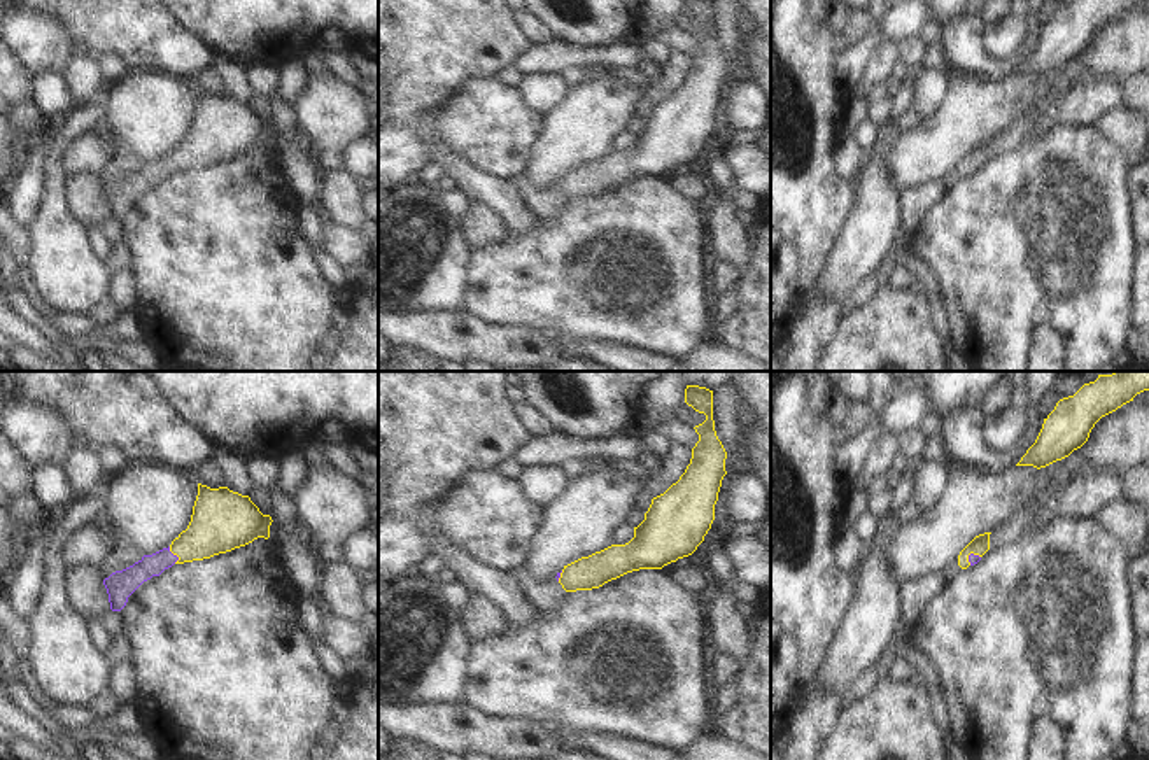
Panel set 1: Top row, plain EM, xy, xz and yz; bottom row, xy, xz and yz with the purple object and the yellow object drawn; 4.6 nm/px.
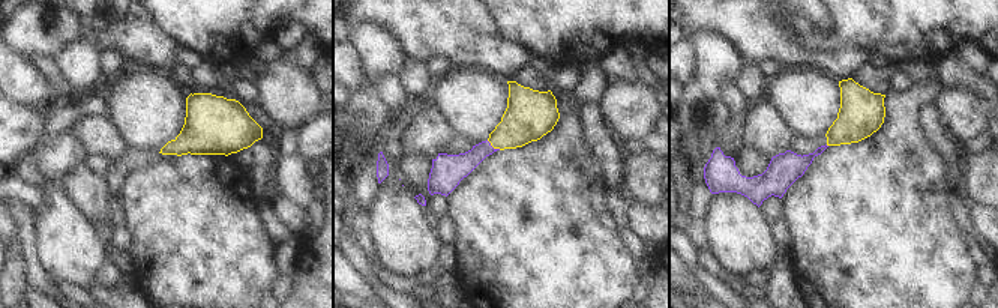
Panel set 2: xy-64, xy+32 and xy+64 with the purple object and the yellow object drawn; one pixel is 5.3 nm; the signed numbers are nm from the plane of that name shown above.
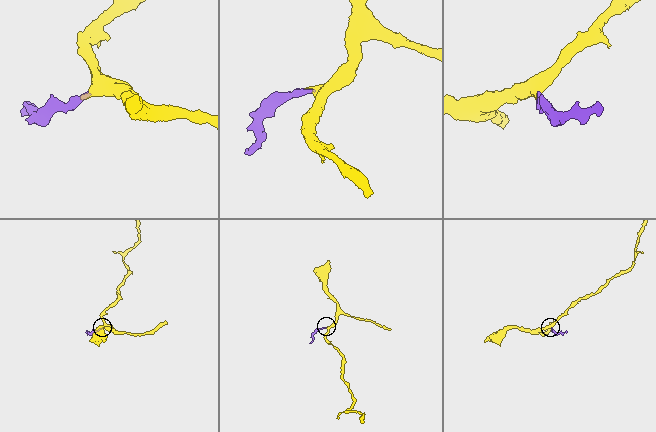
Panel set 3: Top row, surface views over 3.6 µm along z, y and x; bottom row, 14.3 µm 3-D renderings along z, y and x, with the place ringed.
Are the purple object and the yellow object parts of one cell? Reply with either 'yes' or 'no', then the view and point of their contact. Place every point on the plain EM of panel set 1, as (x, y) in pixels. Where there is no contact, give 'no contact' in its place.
yes; meets purple in xy at (176, 163)

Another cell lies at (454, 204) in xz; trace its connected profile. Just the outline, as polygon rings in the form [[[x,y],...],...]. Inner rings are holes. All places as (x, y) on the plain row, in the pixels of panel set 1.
[[[441,191],[440,203],[457,222],[466,215],[469,201],[457,191]]]

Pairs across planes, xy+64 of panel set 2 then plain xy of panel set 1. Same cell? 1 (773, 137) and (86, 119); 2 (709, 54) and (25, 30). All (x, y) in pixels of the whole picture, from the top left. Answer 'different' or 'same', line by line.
1: different
2: same

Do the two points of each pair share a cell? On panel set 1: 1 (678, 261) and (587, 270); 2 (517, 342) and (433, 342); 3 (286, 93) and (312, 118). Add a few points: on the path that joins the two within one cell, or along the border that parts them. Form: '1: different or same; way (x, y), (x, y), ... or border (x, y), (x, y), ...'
1: same; way (655, 263), (627, 263), (610, 268)
2: same; way (496, 342), (454, 342)
3: different; border (307, 74), (289, 104)

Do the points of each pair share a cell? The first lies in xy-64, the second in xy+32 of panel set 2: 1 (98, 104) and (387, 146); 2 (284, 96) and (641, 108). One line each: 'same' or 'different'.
1: same
2: same

